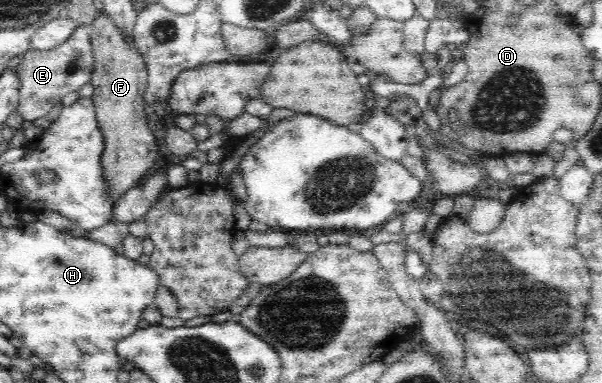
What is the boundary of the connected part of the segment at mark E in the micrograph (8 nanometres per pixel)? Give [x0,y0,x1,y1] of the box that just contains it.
[17,25,93,121]

